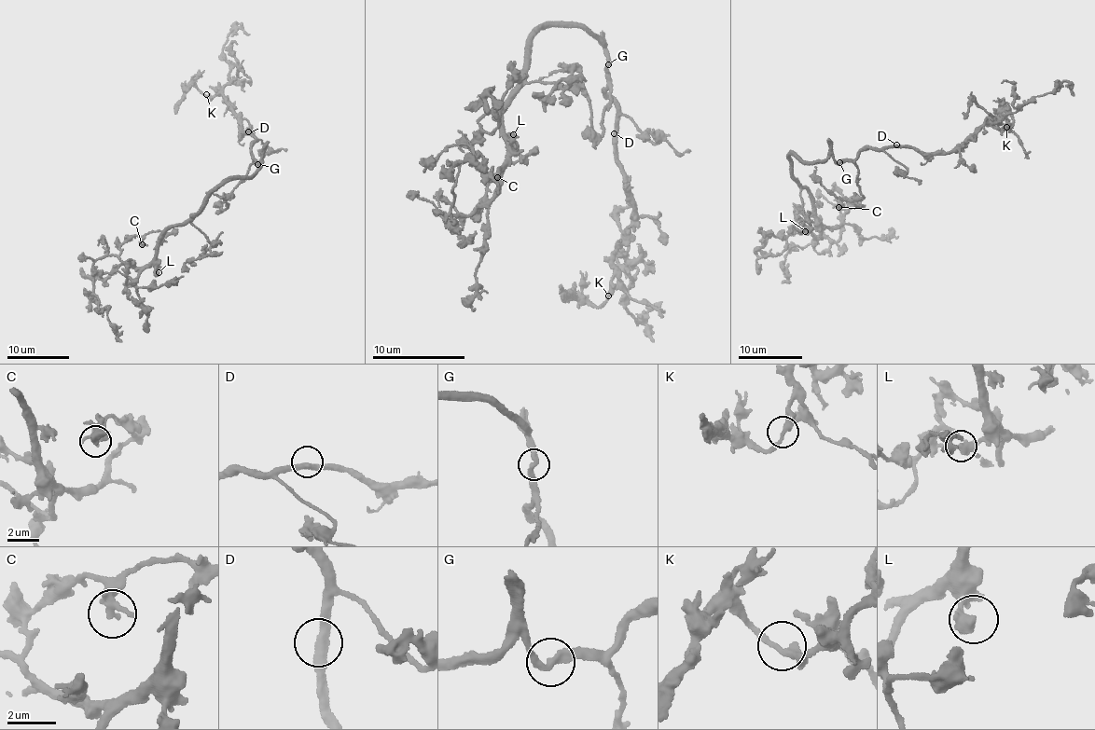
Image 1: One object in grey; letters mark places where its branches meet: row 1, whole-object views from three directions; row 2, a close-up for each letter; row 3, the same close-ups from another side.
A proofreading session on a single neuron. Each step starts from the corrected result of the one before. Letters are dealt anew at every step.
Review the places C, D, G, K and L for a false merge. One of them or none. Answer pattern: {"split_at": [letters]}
{"split_at": ["G"]}

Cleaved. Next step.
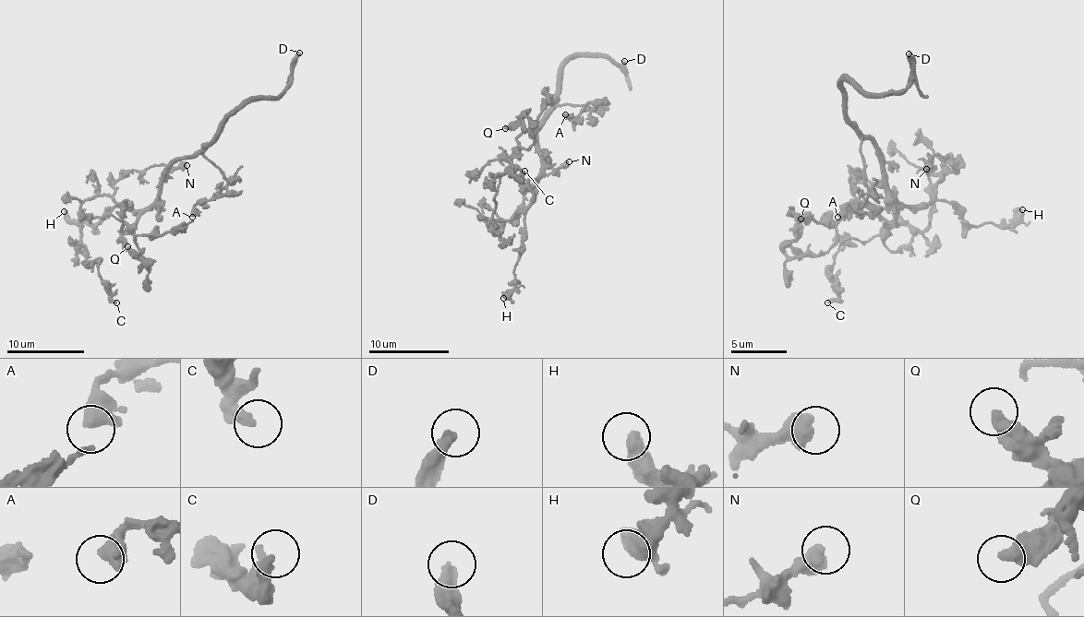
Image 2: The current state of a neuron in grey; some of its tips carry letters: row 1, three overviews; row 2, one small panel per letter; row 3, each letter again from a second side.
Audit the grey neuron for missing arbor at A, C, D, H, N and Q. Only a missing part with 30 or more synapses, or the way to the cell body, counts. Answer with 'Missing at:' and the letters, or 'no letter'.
Missing at: D

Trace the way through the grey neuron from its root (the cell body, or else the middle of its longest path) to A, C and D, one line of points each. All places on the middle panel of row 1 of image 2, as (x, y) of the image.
A: (544, 160), (534, 143), (553, 110), (564, 104), (596, 107), (584, 103), (577, 117), (567, 119), (565, 114)
C: (544, 160), (523, 209), (488, 222), (499, 235), (495, 178), (520, 177), (524, 171)
D: (544, 160), (534, 143), (560, 87), (558, 77), (569, 61), (604, 53), (625, 73), (620, 68), (624, 61)

